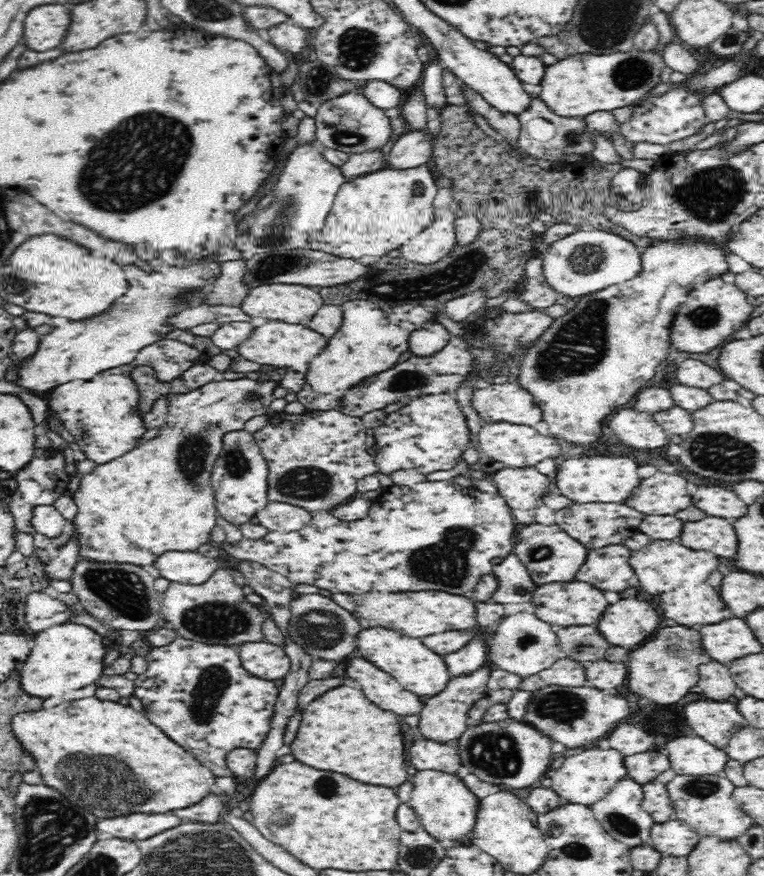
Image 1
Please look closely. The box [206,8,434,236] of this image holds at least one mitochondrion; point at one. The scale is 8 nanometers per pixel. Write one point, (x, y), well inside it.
(358, 47)

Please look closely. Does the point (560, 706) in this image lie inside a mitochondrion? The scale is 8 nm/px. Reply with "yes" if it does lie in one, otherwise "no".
yes

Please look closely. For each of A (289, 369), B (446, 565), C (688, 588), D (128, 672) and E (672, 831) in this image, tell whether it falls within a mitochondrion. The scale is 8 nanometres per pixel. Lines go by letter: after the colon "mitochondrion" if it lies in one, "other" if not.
A: other
B: mitochondrion
C: other
D: other
E: other

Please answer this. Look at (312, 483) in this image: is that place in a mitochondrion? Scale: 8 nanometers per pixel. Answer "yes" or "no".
yes

